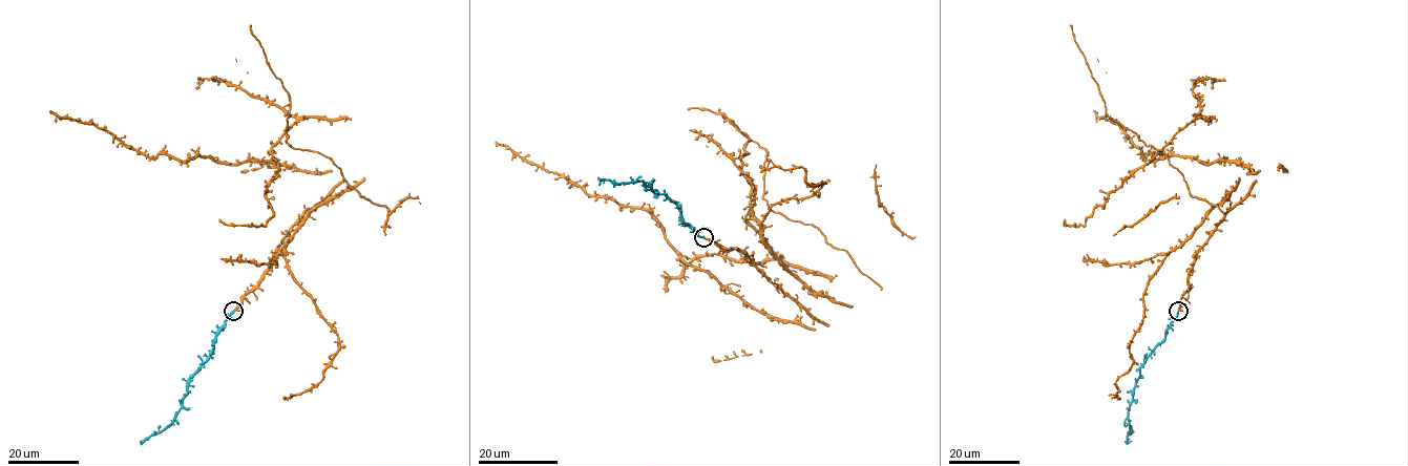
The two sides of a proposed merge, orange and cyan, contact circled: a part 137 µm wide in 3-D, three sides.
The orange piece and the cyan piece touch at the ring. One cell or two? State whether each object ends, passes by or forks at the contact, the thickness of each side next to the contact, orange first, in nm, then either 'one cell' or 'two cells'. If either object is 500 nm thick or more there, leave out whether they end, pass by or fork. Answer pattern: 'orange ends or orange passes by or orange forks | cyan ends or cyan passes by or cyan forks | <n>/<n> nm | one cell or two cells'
orange passes by | cyan ends | 260/360 nm | one cell

